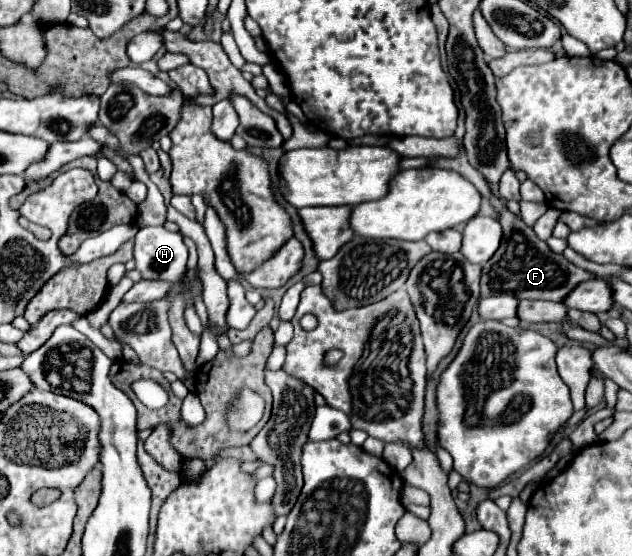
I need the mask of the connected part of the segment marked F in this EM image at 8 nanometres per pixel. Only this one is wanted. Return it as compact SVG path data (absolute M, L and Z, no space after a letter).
M462 150L458 158L454 160L446 160L446 158L432 158L432 166L434 168L450 168L450 170L458 170L464 178L468 178L484 198L490 198L492 206L502 214L500 224L504 230L504 238L500 248L496 250L496 254L484 264L482 268L482 298L488 296L500 296L500 294L508 294L508 296L516 296L520 300L530 298L530 300L564 300L566 294L570 294L570 290L574 290L574 286L578 286L580 282L592 280L596 278L592 272L578 268L576 264L568 262L562 254L554 254L546 242L542 242L534 230L530 226L526 226L522 222L520 216L514 216L488 188L484 176L474 170L468 160L466 160L466 152Z

